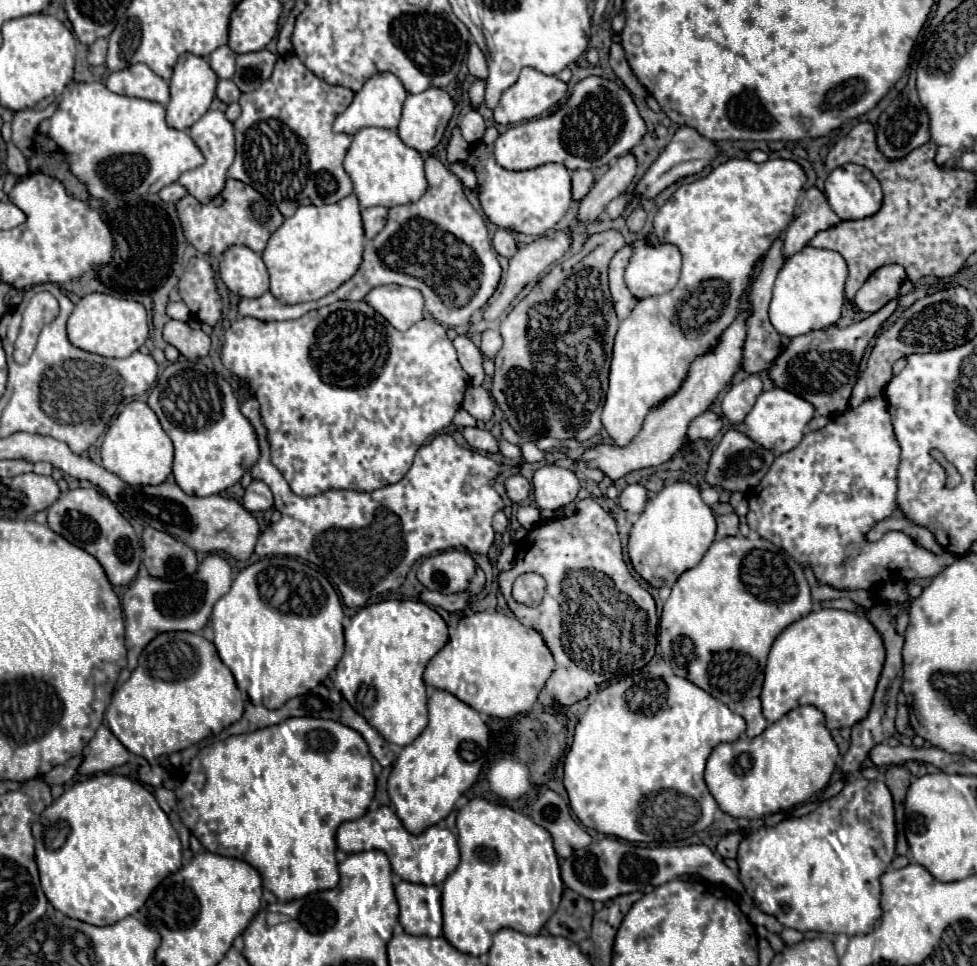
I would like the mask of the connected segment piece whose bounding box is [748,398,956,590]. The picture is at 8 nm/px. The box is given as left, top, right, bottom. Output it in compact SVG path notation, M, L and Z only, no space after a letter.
M872 398L862 402L858 408L848 408L840 416L832 416L830 422L816 430L808 432L802 442L778 456L758 486L748 492L748 526L758 532L762 538L772 540L776 546L784 548L796 562L802 566L812 566L818 582L832 584L836 588L850 590L868 590L870 586L882 586L894 580L916 580L932 578L950 566L956 556L950 552L934 554L920 544L916 544L904 532L888 532L878 542L868 542L866 532L880 522L880 512L892 514L898 510L896 504L896 470L900 462L900 446L890 422L888 404L884 398Z

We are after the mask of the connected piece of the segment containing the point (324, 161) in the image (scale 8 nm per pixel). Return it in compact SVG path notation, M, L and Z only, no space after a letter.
M296 54L280 56L278 62L276 62L276 68L274 68L274 72L272 72L272 76L270 76L260 88L256 88L256 90L246 92L246 94L240 96L242 114L240 114L240 118L234 122L234 132L236 132L236 160L234 160L234 164L230 166L228 176L234 178L234 180L240 180L240 182L244 182L244 184L248 184L248 186L252 186L252 188L256 188L268 202L276 204L278 210L280 210L286 218L292 216L292 214L296 212L296 208L302 206L302 204L316 204L316 206L320 206L320 204L332 204L332 202L338 202L338 200L346 198L348 194L352 194L352 180L350 180L350 176L346 174L346 170L342 168L342 160L344 160L346 150L348 150L348 146L350 146L350 142L352 142L352 136L334 132L334 130L332 130L332 124L334 124L336 116L338 116L340 112L344 112L344 110L350 106L352 98L354 98L354 92L352 92L350 88L332 86L332 84L328 84L328 82L316 78L316 76L300 62L300 58L298 58Z

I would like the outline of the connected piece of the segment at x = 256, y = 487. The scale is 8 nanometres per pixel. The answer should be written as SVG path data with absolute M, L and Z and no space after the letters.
M254 480L254 482L246 488L242 506L244 506L248 512L266 512L266 510L270 510L270 508L274 506L274 496L272 496L270 488L268 488L264 482Z

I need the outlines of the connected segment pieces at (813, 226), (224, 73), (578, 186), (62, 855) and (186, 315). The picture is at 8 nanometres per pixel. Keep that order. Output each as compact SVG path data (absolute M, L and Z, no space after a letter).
M818 188L804 190L804 194L800 198L800 204L798 204L798 210L796 210L796 218L792 220L792 224L786 230L784 256L786 258L794 256L818 232L828 230L838 222L840 222L840 218L830 208L824 192L820 192Z
M220 46L210 54L210 66L218 78L232 78L236 68L236 54L230 50L230 46Z
M574 170L572 172L572 198L580 202L594 184L594 172L592 170Z
M94 774L70 786L32 826L40 886L48 902L68 918L94 926L110 926L144 906L152 890L182 864L182 848L168 816L156 798L136 779L116 774Z
M168 302L166 306L166 314L174 320L182 320L182 322L188 322L190 320L190 312L186 308L184 302Z

